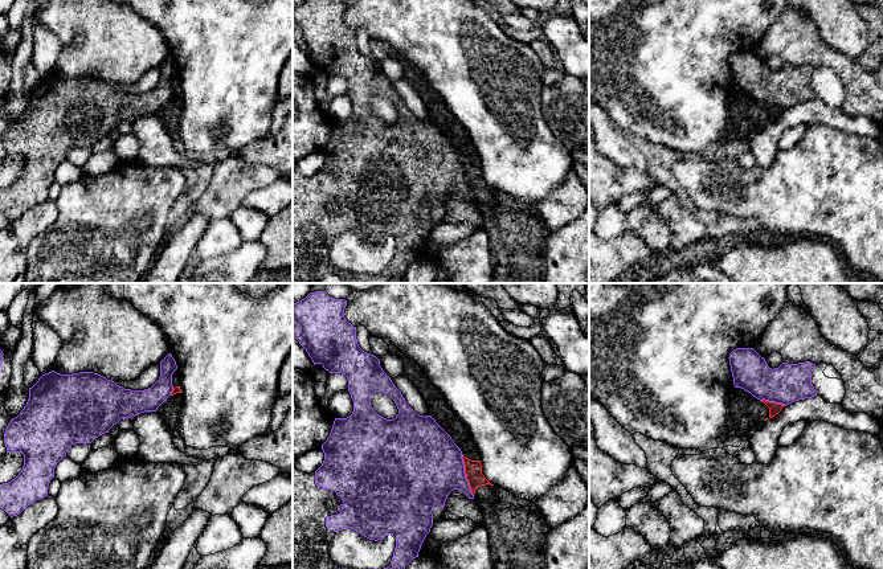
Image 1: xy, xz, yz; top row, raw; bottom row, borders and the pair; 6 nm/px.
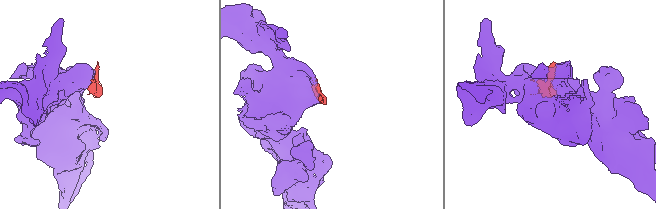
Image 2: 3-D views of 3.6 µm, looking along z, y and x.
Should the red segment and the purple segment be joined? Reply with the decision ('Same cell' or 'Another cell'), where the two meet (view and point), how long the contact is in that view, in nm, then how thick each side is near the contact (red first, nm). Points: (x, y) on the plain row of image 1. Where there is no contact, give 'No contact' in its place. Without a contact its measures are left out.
Another cell. Touches red at xz (466, 179). Shared border 260 nm. Thickness 110 nm (red) against 440 nm

